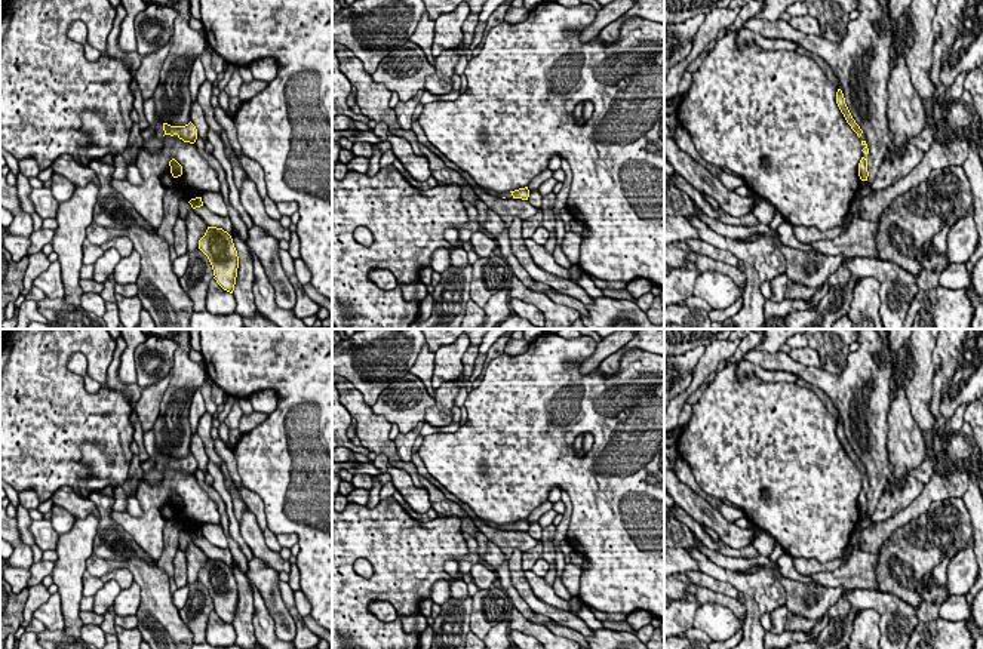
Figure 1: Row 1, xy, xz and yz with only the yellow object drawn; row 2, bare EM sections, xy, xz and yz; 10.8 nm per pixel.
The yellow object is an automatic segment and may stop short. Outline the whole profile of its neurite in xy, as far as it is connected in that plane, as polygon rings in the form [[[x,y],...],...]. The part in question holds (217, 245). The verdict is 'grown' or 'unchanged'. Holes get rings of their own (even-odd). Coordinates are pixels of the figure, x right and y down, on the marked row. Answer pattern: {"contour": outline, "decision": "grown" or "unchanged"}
{"contour": [[[208,227],[205,236],[199,240],[199,249],[208,256],[216,283],[233,293],[239,256],[231,236],[222,228]]], "decision": "unchanged"}

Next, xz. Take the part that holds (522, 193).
{"contour": [[[528,187],[519,188],[519,190],[514,190],[514,191],[506,191],[506,193],[495,193],[494,190],[488,190],[488,188],[483,188],[482,191],[486,193],[486,194],[491,194],[491,196],[501,197],[501,199],[506,197],[506,199],[522,199],[522,200],[528,200],[528,197],[529,197]]], "decision": "grown"}

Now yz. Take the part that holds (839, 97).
{"contour": [[[838,89],[838,92],[836,92],[836,104],[838,104],[841,113],[844,114],[847,123],[857,133],[857,136],[860,138],[860,142],[861,142],[863,157],[861,157],[861,160],[858,163],[858,176],[860,176],[860,185],[861,185],[861,184],[864,184],[867,181],[867,176],[869,176],[869,172],[867,172],[869,148],[867,148],[867,144],[866,144],[866,135],[863,133],[860,126],[853,119],[847,104],[845,104],[845,98],[844,98],[844,93],[842,93],[841,89]]], "decision": "grown"}

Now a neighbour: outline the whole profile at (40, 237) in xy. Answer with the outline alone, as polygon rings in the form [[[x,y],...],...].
[[[42,228],[42,230],[33,231],[33,234],[30,236],[28,255],[42,252],[44,244],[52,243],[53,234],[55,234],[53,230]]]

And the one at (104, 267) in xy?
[[[111,247],[104,252],[104,255],[93,264],[95,273],[93,280],[104,283],[110,276],[113,276],[114,267],[122,259],[117,249]]]

